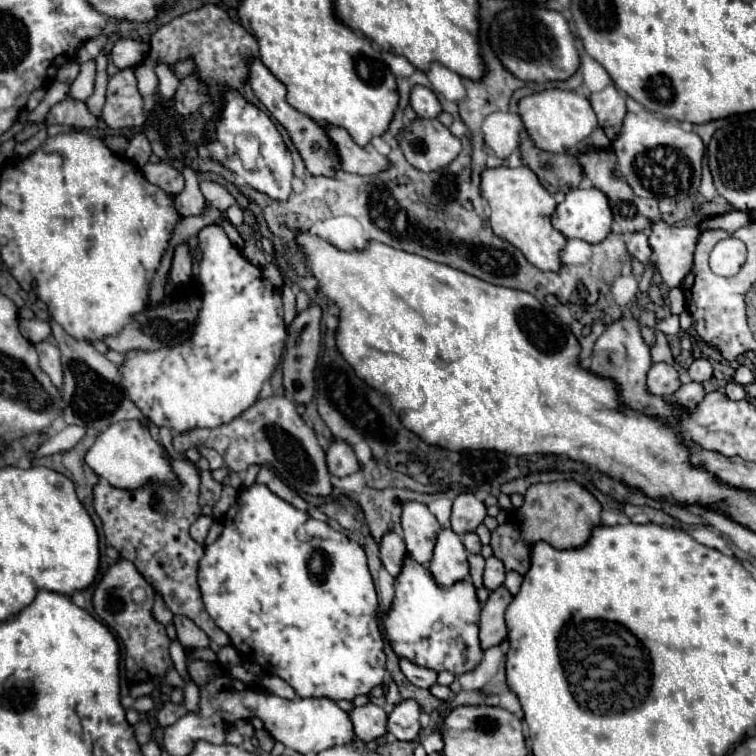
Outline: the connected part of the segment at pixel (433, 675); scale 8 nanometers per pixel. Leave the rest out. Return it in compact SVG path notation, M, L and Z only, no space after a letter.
M401 660L401 670L403 670L403 674L407 676L407 680L409 682L413 682L415 686L419 686L419 688L425 688L425 690L429 690L435 682L437 682L437 672L433 672L431 668L423 668L423 666L417 666L417 664L413 664L411 660Z

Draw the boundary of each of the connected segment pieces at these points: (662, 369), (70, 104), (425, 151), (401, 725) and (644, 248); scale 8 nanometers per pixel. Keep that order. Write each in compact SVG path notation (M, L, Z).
M653 364L647 372L647 388L655 396L669 396L681 386L679 374L671 364Z
M65 98L63 102L55 104L49 110L45 124L61 124L61 126L75 126L81 130L91 130L97 126L97 118L87 110L85 102L79 102L75 98Z
M417 118L399 134L401 150L409 164L423 172L439 170L451 164L461 152L461 140L439 120Z
M403 700L389 714L389 722L387 722L389 732L393 732L399 740L413 742L421 730L419 714L421 714L421 706L415 700Z
M635 232L635 234L627 236L627 250L639 262L643 262L643 264L651 262L651 246L649 246L647 236L643 232Z

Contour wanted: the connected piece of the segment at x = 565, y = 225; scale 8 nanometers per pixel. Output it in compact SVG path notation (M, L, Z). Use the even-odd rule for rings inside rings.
M569 190L565 200L557 206L551 216L553 228L567 238L579 238L591 244L603 242L611 232L613 214L607 196L597 190Z

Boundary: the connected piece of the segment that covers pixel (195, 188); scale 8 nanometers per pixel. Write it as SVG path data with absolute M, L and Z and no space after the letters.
M183 168L185 176L185 190L175 196L175 206L181 214L197 216L205 208L205 196L199 190L199 178L191 168Z

